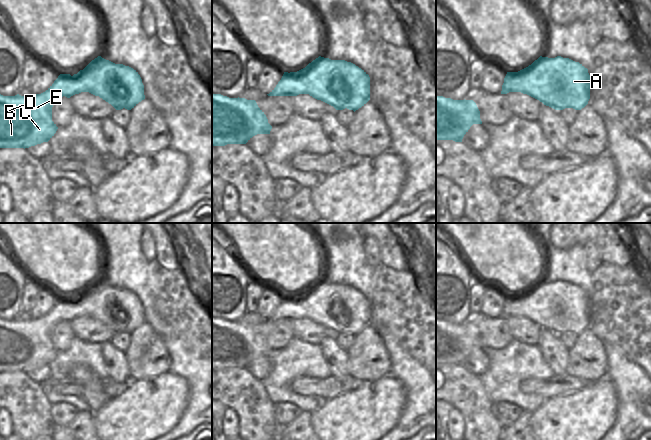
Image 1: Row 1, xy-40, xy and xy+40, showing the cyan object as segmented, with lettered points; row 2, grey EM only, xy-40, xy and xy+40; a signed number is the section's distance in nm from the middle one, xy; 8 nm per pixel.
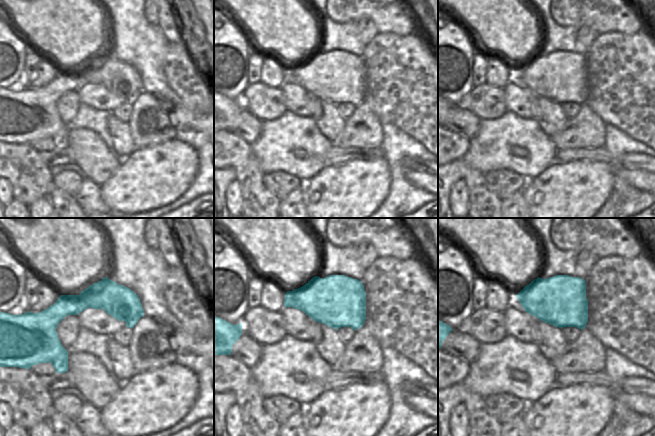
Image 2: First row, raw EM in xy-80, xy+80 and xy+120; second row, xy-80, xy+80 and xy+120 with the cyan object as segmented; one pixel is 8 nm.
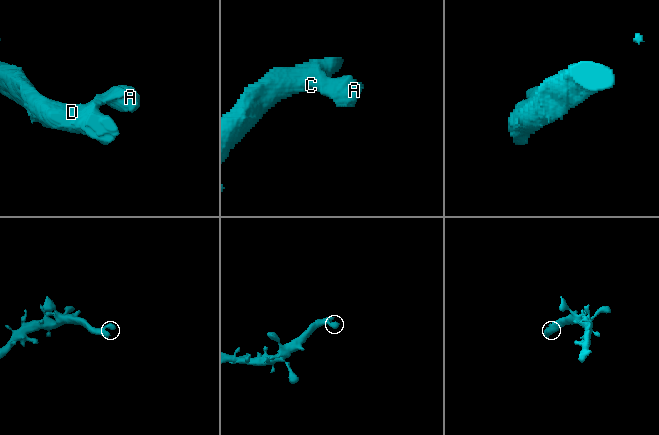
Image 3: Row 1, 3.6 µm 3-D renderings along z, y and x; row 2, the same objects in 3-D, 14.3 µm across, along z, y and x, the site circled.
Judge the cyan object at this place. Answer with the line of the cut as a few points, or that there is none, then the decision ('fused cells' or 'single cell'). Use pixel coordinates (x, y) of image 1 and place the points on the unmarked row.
no cut; single cell

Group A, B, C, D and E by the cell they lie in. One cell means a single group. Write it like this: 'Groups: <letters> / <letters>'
Groups: A B C D E.

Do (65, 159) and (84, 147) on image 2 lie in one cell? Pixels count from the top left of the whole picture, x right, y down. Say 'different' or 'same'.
different

